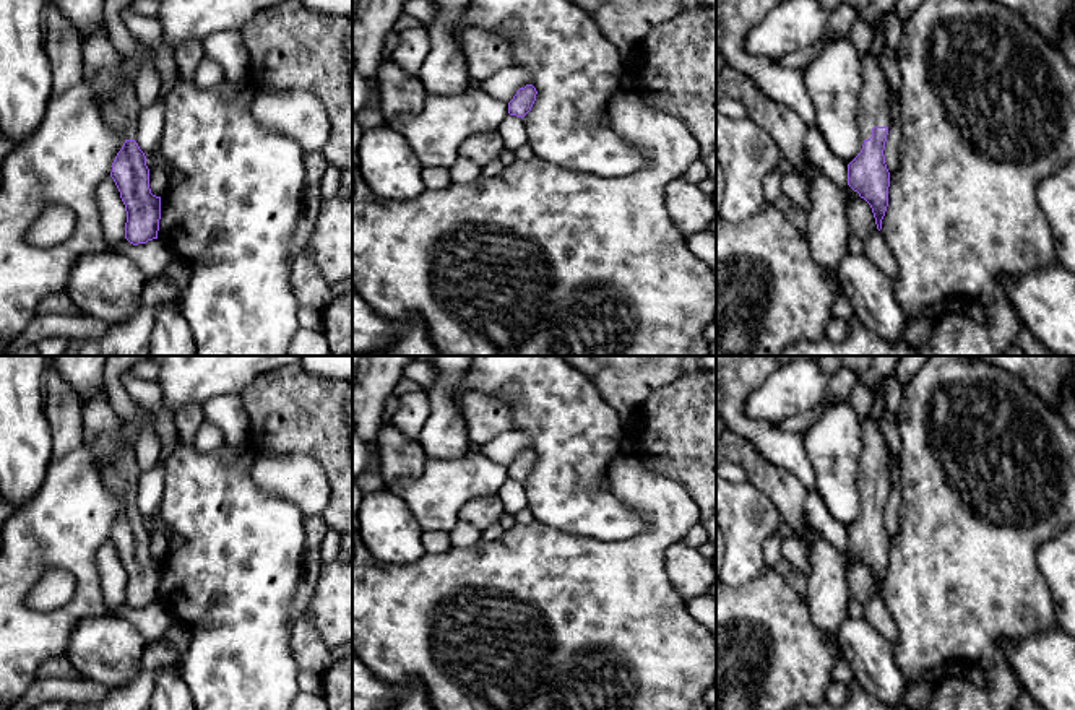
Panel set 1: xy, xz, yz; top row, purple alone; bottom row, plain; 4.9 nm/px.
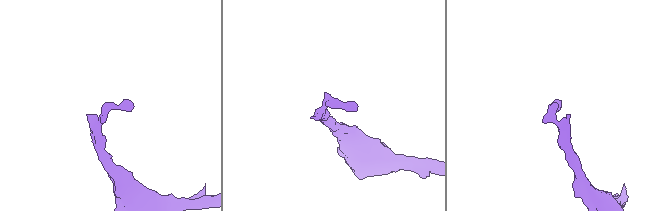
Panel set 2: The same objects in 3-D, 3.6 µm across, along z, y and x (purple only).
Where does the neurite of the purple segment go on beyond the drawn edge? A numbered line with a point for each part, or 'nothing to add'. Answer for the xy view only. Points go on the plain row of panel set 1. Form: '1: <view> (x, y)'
1: xy (120, 478)

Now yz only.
1: yz (872, 475)

